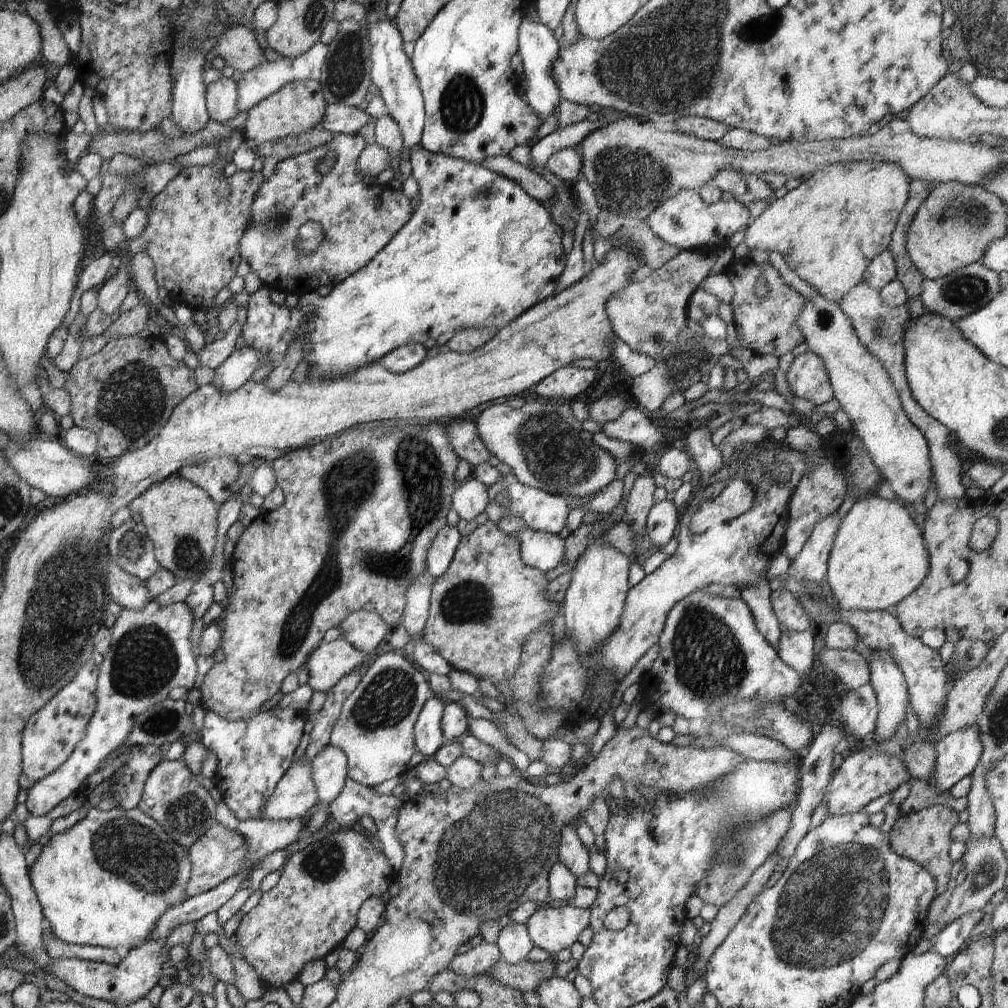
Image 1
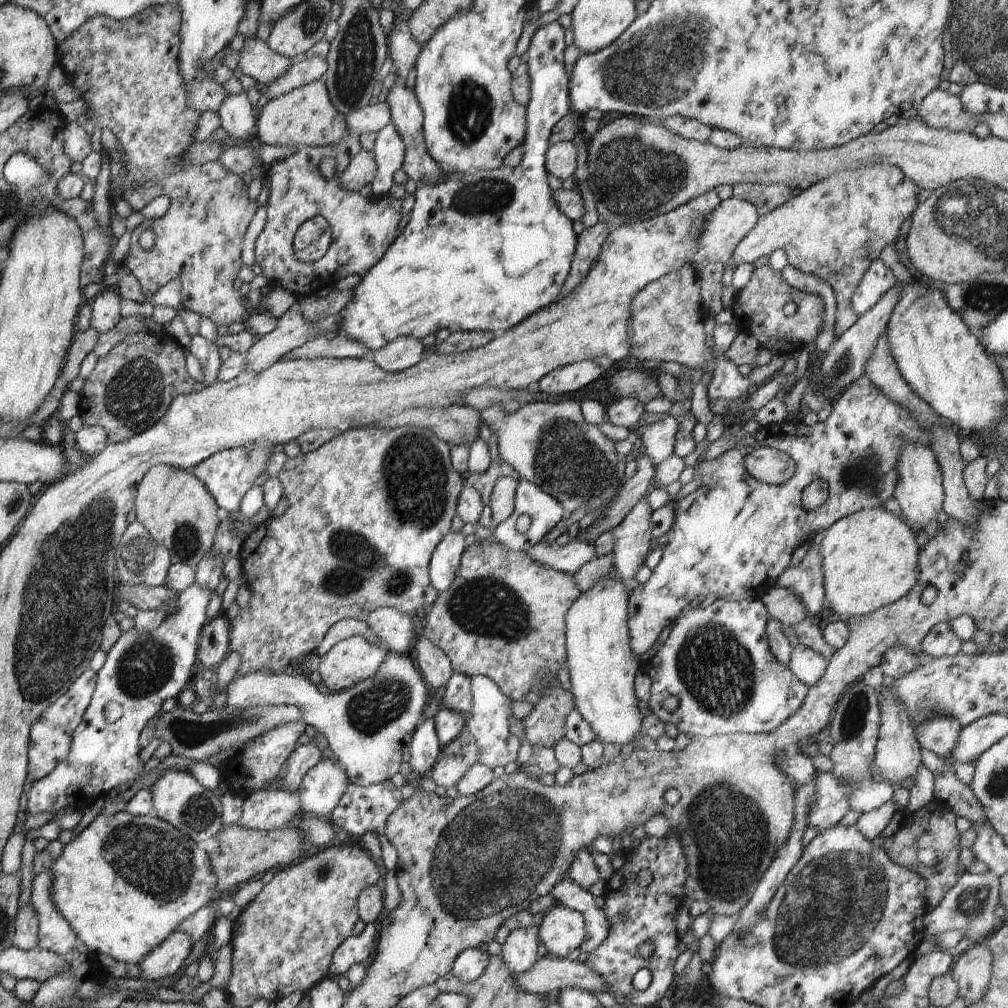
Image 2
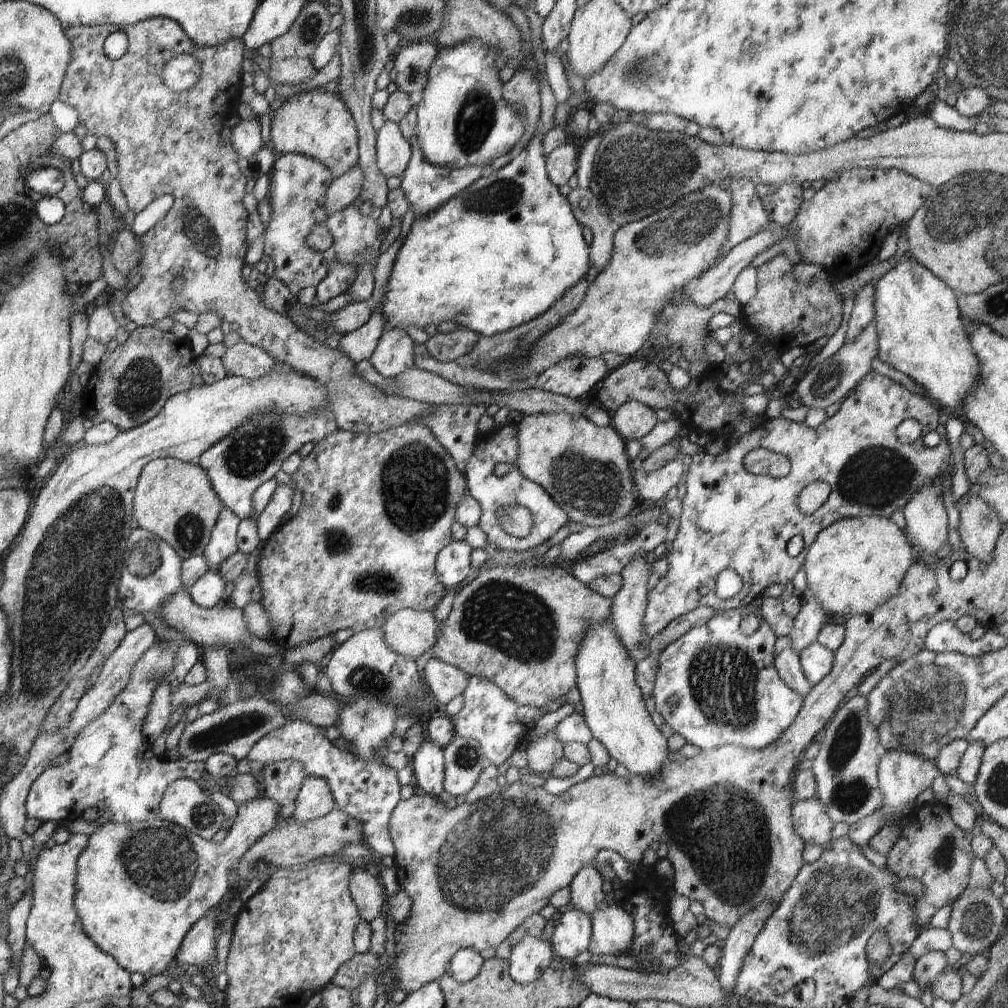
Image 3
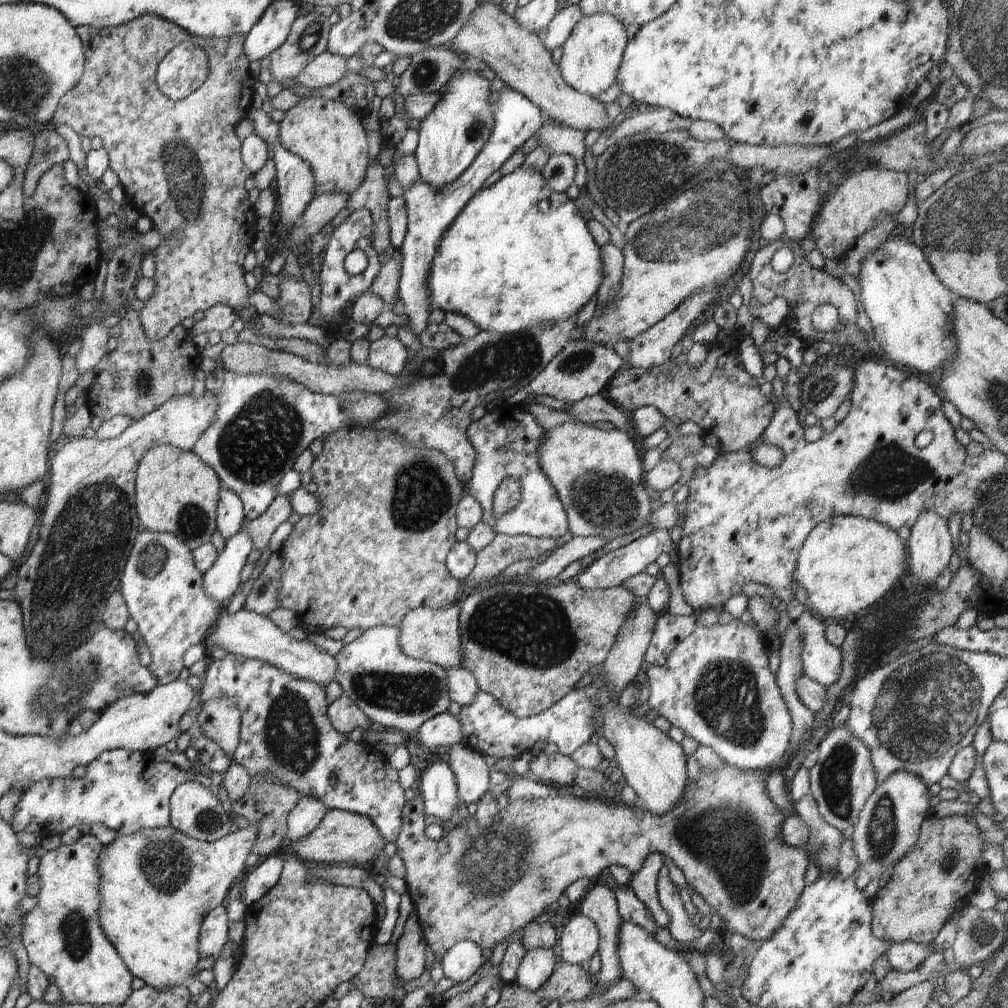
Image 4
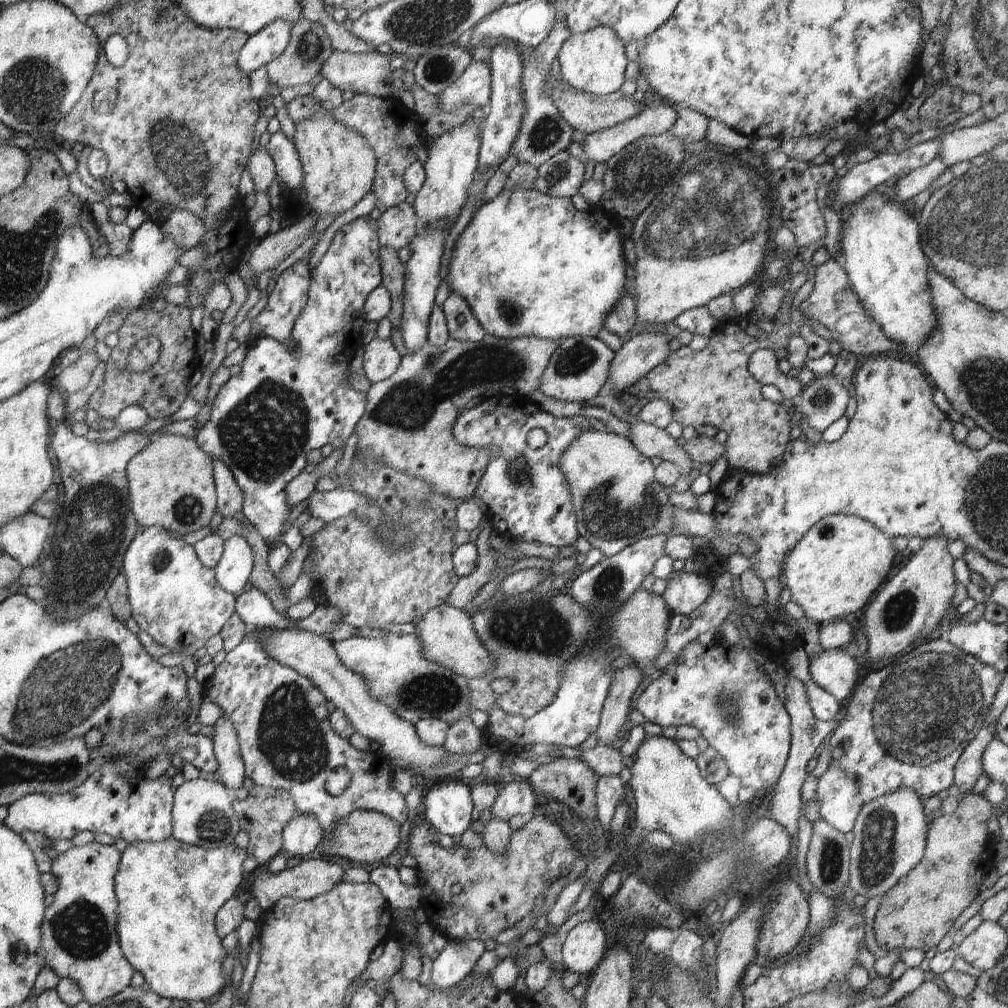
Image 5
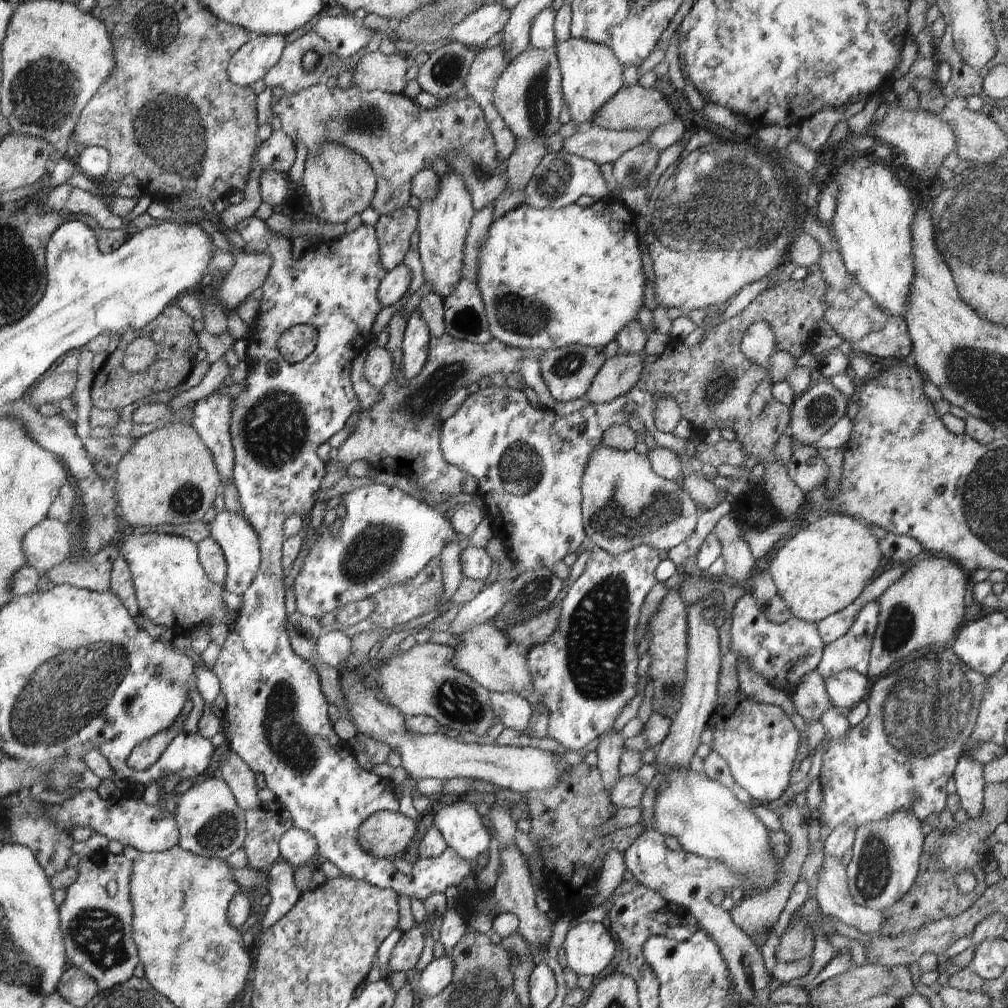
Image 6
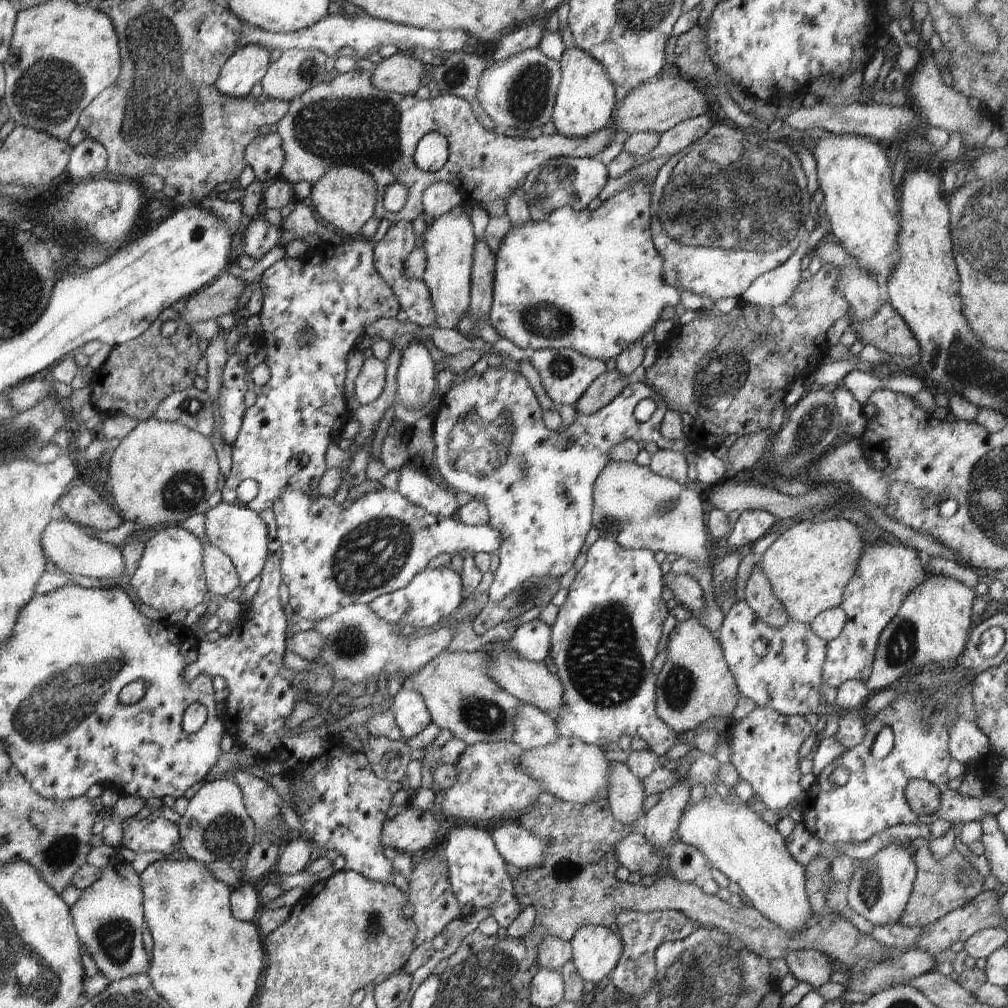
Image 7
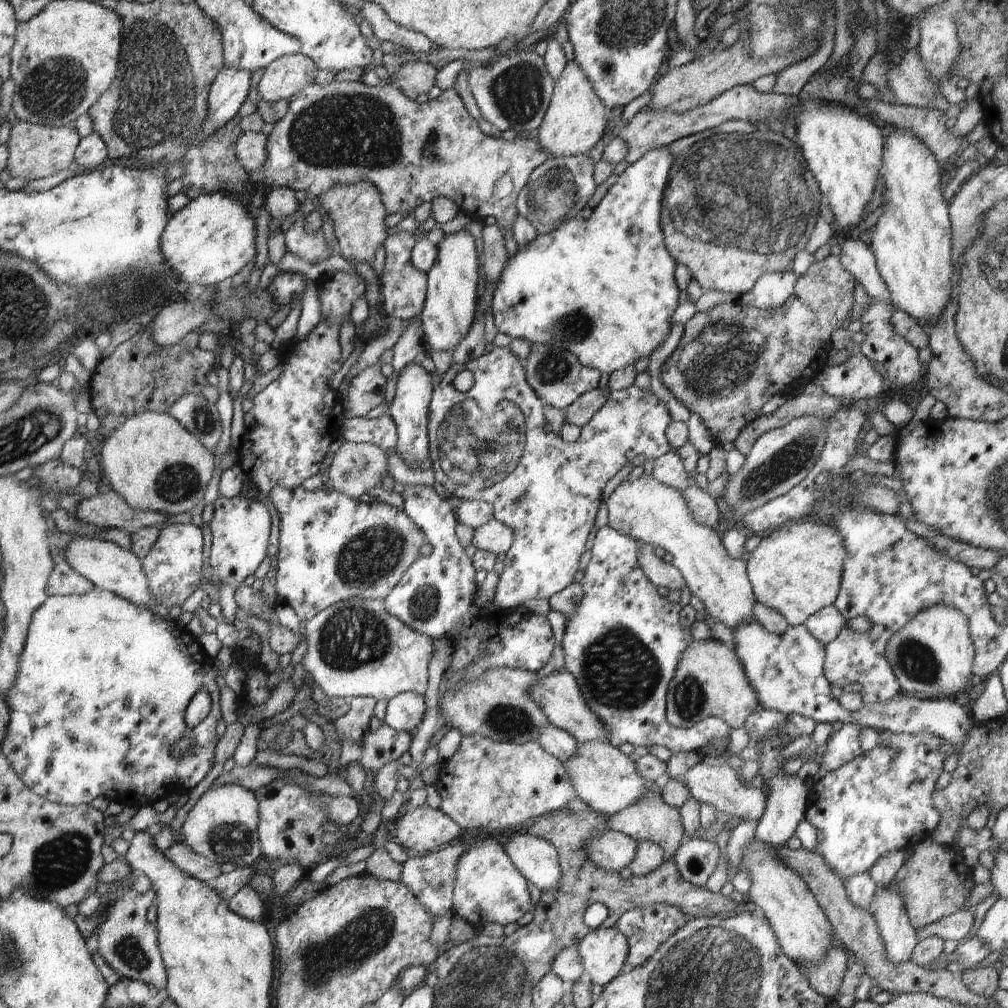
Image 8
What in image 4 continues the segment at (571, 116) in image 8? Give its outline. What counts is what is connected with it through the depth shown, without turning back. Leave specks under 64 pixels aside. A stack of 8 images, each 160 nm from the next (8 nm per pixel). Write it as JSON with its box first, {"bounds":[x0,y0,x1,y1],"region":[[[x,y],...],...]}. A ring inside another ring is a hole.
{"bounds":[559,13,627,97],"region":[[[608,13],[582,15],[562,45],[559,68],[563,79],[573,89],[591,97],[608,90],[615,82],[627,42],[626,28],[616,17]]]}

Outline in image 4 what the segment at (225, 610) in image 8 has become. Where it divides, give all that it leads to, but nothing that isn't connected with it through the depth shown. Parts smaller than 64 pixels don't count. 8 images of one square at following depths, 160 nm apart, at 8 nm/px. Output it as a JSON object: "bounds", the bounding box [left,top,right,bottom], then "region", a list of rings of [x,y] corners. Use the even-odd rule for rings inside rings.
{"bounds":[203,529,253,604],"region":[[[240,529],[225,540],[225,547],[214,564],[203,574],[203,589],[208,598],[226,604],[240,588],[240,572],[252,552],[253,540],[246,529]]]}

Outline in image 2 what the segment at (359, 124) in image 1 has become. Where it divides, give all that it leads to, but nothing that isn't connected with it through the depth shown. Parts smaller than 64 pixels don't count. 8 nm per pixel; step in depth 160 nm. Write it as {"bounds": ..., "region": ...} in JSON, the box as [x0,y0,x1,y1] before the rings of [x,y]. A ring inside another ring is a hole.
{"bounds":[345,102,393,136],"region":[[[380,102],[376,105],[370,104],[362,110],[352,111],[352,114],[345,118],[348,132],[352,136],[360,136],[366,132],[380,132],[382,128],[386,128],[388,124],[393,124],[390,115],[390,106],[388,102]]]}

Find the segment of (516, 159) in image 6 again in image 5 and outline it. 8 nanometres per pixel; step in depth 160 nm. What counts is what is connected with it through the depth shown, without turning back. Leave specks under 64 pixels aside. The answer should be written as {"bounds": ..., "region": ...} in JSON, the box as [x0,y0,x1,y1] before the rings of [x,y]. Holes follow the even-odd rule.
{"bounds":[510,21,573,168],"region":[[[555,21],[550,34],[531,52],[531,58],[523,65],[522,94],[526,112],[520,130],[514,139],[510,155],[518,158],[518,163],[528,163],[538,168],[559,152],[565,151],[572,142],[573,128],[560,116],[557,106],[547,95],[547,76],[552,62],[556,60],[560,47],[572,34],[566,21]]]}

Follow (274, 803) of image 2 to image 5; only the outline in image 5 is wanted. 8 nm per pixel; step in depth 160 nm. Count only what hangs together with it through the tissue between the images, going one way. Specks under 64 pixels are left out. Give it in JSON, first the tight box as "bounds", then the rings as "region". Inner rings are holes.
{"bounds":[114,836,247,1002],"region":[[[173,836],[160,842],[137,842],[129,844],[124,852],[121,852],[120,864],[118,872],[114,877],[115,893],[118,899],[116,932],[118,942],[123,952],[124,958],[132,965],[132,968],[145,978],[145,982],[150,985],[150,988],[162,996],[162,998],[176,999],[181,1001],[191,1000],[209,1000],[213,1002],[219,997],[224,987],[227,986],[229,978],[222,975],[222,962],[226,958],[222,949],[222,939],[214,928],[215,916],[220,907],[229,899],[236,896],[237,890],[246,882],[245,875],[242,870],[242,862],[247,858],[247,851],[237,847],[234,843],[220,847],[217,849],[205,849],[196,845],[189,845],[180,842]]]}

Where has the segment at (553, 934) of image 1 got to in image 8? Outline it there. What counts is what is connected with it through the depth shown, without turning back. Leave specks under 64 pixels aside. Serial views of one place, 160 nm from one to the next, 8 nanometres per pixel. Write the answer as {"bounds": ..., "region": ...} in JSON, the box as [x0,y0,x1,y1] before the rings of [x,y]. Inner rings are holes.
{"bounds":[578,927,629,986],"region":[[[616,927],[590,929],[578,944],[585,977],[606,986],[627,969],[629,942]]]}

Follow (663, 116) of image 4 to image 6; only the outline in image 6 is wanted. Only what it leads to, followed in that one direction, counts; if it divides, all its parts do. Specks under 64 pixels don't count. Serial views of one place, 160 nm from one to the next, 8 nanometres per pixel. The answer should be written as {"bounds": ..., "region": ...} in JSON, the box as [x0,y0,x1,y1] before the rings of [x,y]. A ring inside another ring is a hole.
{"bounds":[562,124,652,166],"region":[[[589,124],[565,139],[562,150],[602,166],[614,162],[627,150],[648,141],[652,131],[652,129],[608,130]]]}

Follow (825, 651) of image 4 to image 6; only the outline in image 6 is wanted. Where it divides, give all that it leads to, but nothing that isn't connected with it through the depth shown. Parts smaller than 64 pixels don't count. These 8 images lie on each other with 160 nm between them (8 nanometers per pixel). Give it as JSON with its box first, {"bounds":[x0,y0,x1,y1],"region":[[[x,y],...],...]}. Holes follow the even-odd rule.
{"bounds":[823,669,870,711],"region":[[[852,669],[841,670],[823,681],[832,705],[841,711],[848,711],[858,705],[870,688],[868,676]]]}

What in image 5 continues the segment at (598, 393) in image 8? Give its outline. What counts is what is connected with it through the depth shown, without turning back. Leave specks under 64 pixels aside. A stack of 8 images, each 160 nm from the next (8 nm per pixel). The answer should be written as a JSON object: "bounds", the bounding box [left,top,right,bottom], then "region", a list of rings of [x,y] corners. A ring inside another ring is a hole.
{"bounds":[609,331,671,397],"region":[[[644,331],[623,342],[609,368],[612,394],[619,397],[631,384],[664,363],[671,353],[669,342],[660,331]]]}

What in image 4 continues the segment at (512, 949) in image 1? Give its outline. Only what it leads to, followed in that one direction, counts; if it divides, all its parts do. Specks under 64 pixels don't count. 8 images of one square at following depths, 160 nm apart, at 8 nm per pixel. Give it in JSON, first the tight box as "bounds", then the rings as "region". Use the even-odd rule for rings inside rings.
{"bounds":[515,948,555,991],"region":[[[535,948],[527,950],[516,970],[515,981],[526,990],[537,991],[550,978],[555,967],[552,949]]]}

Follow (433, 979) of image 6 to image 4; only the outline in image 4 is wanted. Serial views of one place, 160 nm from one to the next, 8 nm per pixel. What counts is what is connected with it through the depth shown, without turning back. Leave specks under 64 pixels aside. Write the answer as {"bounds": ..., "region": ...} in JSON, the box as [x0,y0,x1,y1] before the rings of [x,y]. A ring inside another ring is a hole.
{"bounds":[441,941,486,984],"region":[[[460,941],[454,944],[441,960],[443,975],[455,984],[472,978],[486,961],[482,949],[472,941]]]}

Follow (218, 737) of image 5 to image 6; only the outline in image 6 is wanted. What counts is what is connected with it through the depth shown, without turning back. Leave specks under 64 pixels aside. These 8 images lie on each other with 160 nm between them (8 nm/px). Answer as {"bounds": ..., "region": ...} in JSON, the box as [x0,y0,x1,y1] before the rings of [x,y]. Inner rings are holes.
{"bounds":[217,751,259,811],"region":[[[228,751],[228,757],[221,762],[217,775],[228,785],[238,806],[241,806],[245,811],[259,806],[254,772],[234,751]]]}

